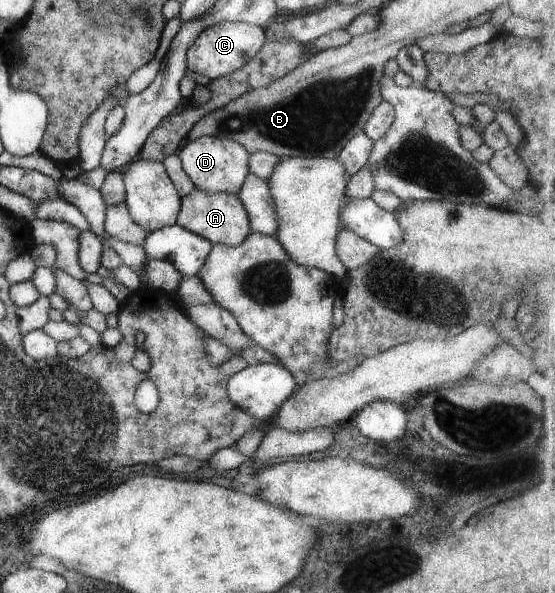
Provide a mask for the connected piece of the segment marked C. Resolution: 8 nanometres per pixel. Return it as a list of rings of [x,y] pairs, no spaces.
[[[219,22],[210,25],[200,31],[186,49],[186,69],[211,80],[227,75],[251,59],[265,40],[263,29],[247,22]]]

